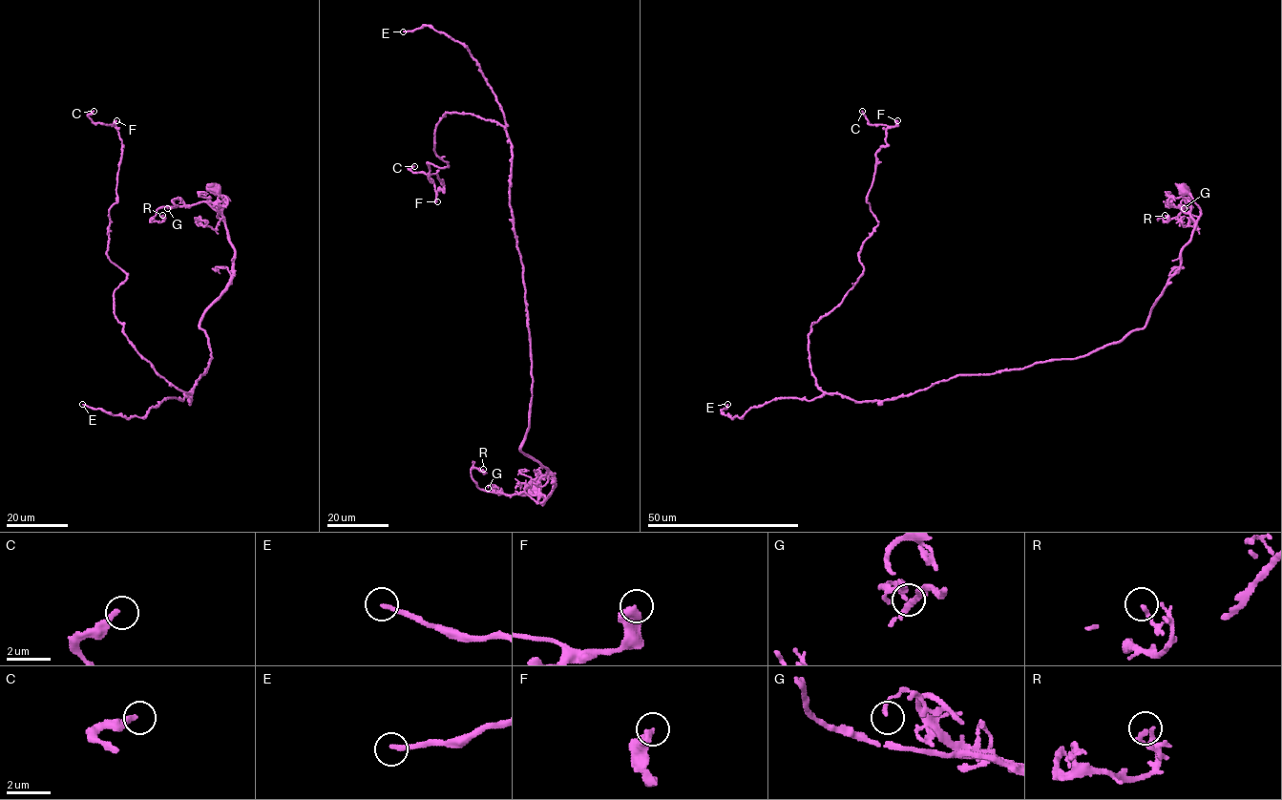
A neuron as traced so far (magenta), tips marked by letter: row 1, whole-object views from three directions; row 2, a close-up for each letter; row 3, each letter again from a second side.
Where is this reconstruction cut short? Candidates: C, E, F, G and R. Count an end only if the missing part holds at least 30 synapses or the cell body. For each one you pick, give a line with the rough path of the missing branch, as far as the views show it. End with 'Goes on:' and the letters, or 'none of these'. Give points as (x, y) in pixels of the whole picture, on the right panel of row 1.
E: (727, 404), (739, 394), (751, 389), (762, 402), (758, 410), (760, 432), (783, 452), (795, 448), (803, 430)
Goes on: E

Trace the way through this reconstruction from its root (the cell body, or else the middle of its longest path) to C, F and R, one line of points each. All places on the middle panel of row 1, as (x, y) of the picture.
C: (535, 488), (555, 485), (520, 450), (507, 130), (446, 113), (444, 190), (414, 166)
F: (535, 488), (542, 504), (554, 476), (520, 450), (530, 336), (503, 126), (444, 115), (437, 201)
R: (535, 488), (544, 498), (542, 504), (538, 494), (481, 490), (471, 470), (476, 468), (484, 473), (483, 469)

